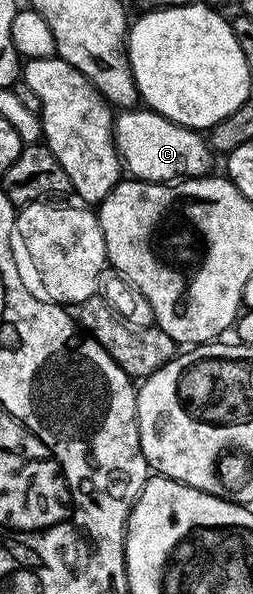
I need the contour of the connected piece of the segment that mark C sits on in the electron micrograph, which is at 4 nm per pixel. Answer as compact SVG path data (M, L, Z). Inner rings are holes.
M124 109L115 116L114 138L123 170L145 183L171 183L209 174L213 152L199 130L171 123L151 109Z

